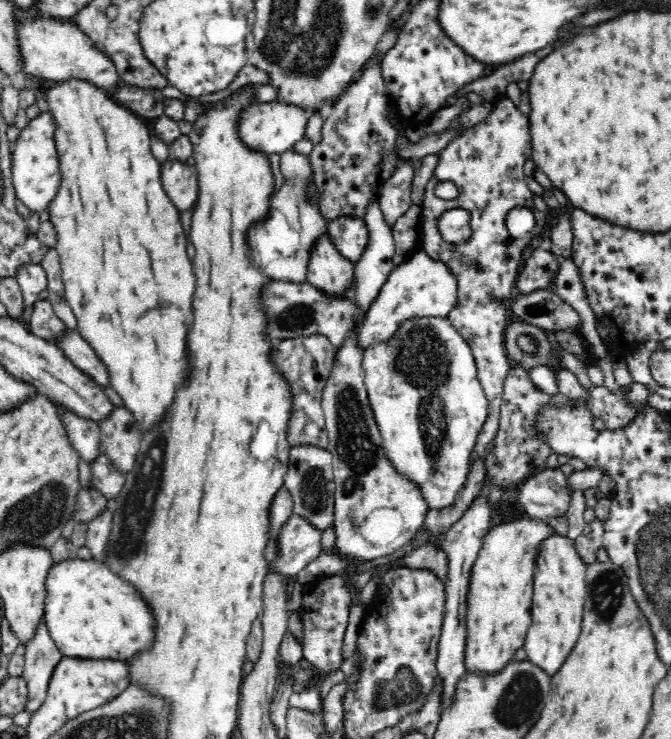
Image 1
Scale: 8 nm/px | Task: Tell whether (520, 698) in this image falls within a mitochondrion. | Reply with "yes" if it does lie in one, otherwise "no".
yes

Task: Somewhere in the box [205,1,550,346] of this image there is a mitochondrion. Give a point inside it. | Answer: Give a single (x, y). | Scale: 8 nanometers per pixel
(301, 315)

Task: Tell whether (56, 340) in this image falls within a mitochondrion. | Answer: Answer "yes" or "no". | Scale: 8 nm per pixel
no

